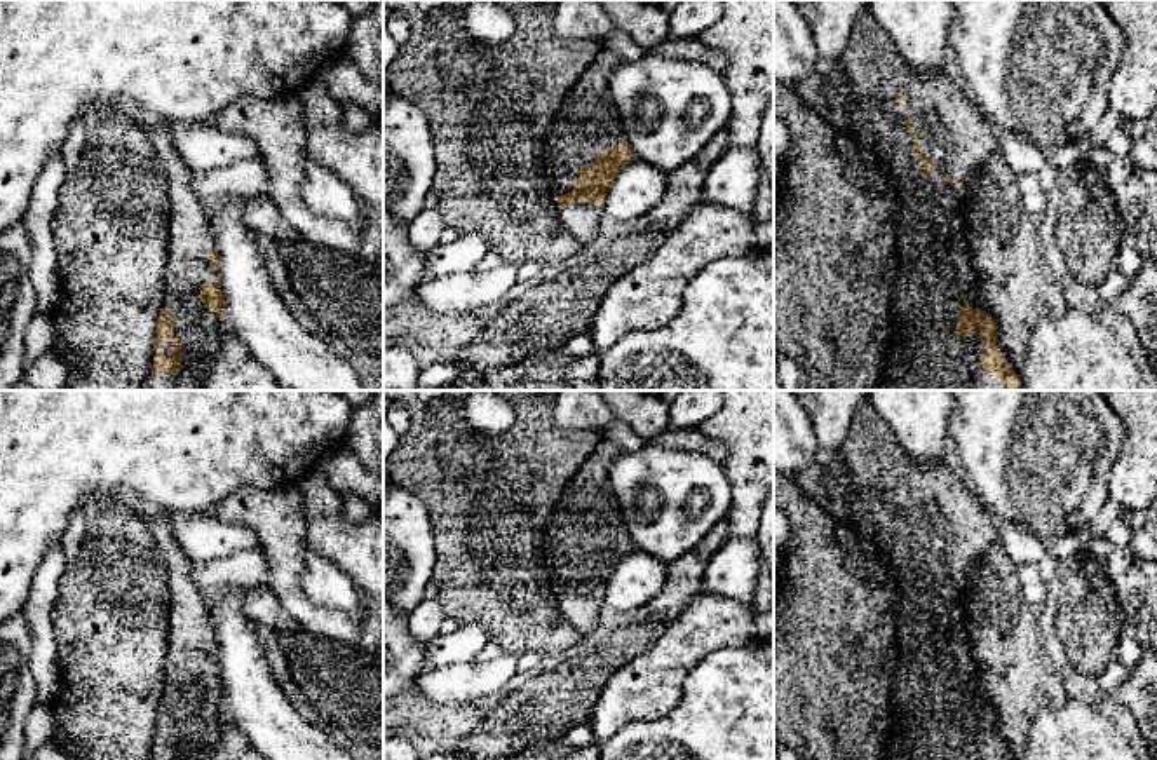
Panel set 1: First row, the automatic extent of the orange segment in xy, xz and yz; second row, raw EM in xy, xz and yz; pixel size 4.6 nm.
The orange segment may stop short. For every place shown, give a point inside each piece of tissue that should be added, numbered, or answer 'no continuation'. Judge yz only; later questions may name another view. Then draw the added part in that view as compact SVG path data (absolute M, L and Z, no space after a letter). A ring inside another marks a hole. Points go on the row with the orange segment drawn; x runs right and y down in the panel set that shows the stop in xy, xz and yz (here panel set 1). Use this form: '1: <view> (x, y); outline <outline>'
1: yz (957, 366); outline M976 328L964 345L922 352L901 366L885 363L885 347L880 343L882 371L875 377L875 390L1000 390L998 373L979 371L979 357L984 354L979 333Z

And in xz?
1: xz (582, 222); outline M577 202L573 206L563 206L559 214L573 241L596 241L601 228L603 207L592 207L589 202Z

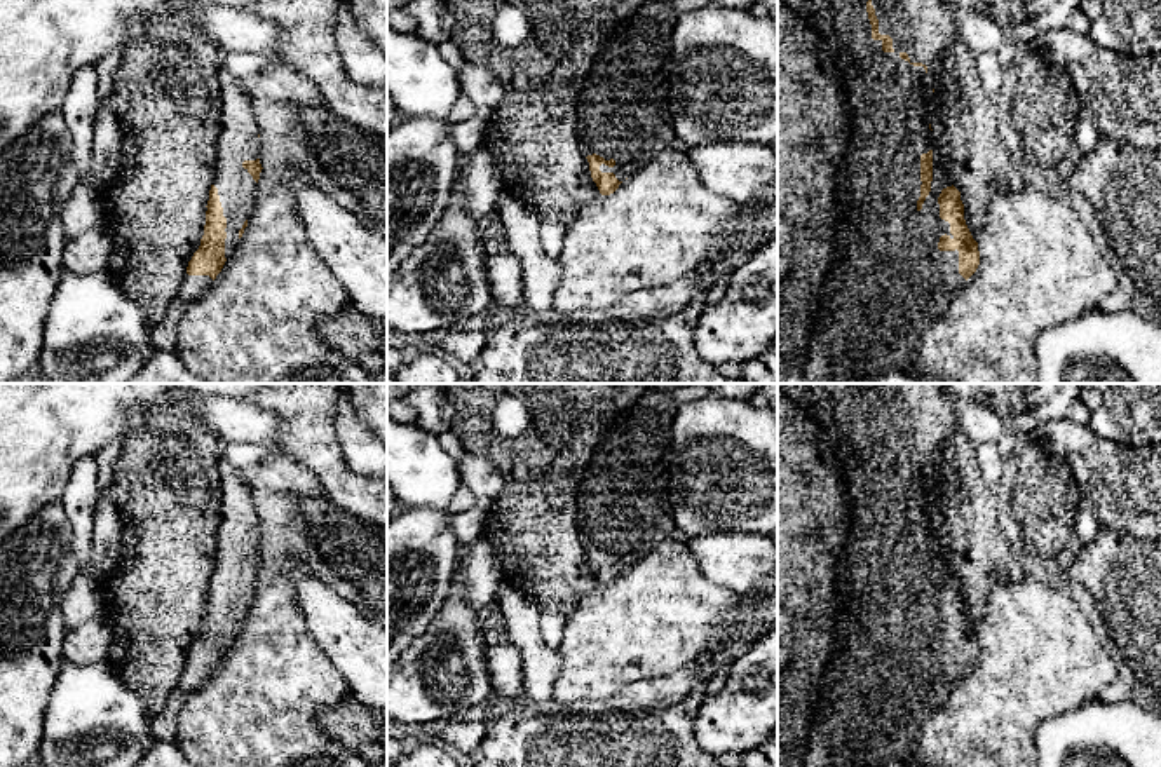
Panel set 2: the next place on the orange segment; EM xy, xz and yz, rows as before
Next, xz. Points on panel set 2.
1: xz (624, 115); outline M617 30L608 37L603 77L577 77L577 89L570 92L570 112L577 113L577 145L584 155L614 159L615 166L600 166L601 173L614 173L619 181L642 169L657 152L676 145L669 112L668 63L664 47L628 47L619 44Z

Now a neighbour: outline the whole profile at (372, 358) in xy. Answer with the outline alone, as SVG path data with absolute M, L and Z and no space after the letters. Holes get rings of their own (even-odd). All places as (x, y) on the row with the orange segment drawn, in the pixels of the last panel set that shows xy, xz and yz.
M349 300L343 312L319 322L321 336L368 370L387 370L387 359L377 342L377 329Z

